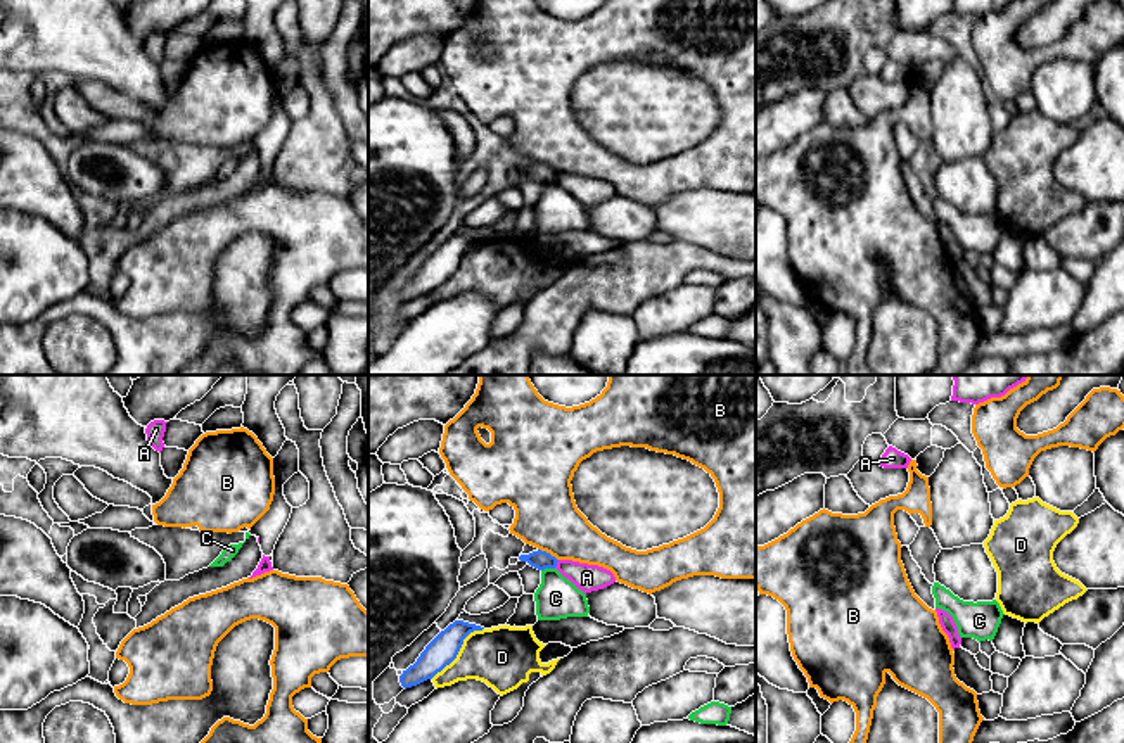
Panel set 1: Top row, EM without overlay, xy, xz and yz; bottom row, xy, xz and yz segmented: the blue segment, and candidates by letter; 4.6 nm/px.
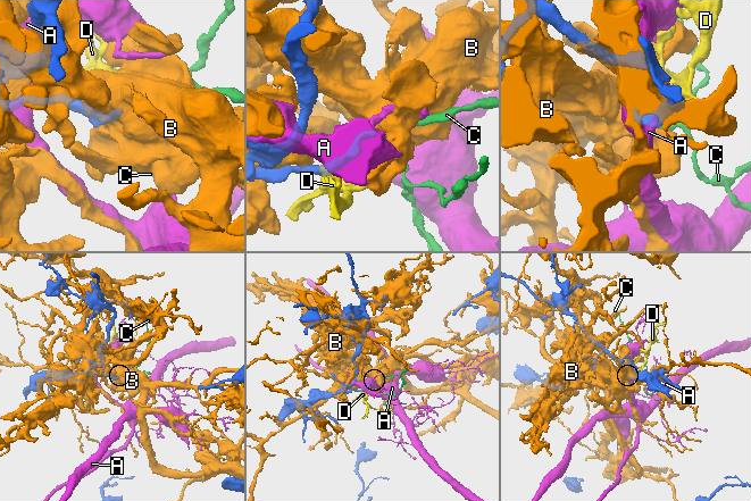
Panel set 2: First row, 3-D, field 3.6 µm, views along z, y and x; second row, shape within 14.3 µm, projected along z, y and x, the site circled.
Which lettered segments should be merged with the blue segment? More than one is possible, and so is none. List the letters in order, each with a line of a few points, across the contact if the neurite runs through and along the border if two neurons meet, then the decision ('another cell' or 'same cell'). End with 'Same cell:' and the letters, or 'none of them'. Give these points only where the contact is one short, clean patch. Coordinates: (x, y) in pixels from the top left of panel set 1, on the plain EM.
A: another cell
B: another cell
C: line xz (554, 180), (542, 184); another cell
D: another cell
Same cell: none of them

